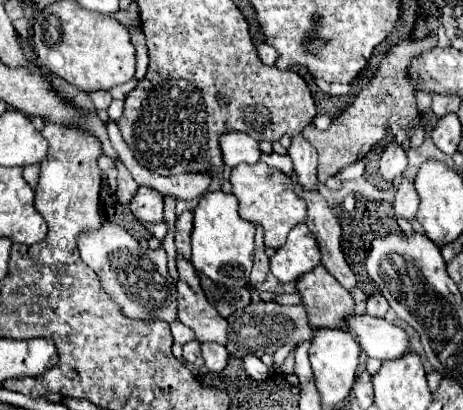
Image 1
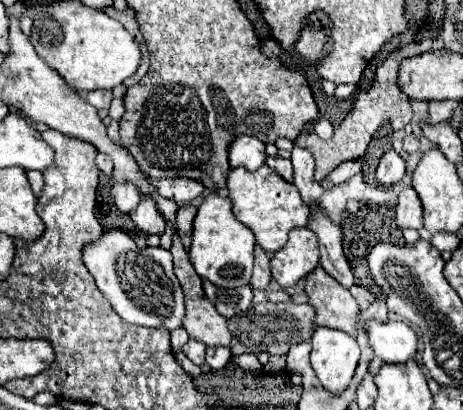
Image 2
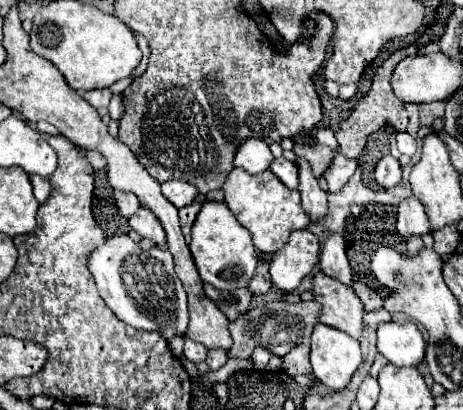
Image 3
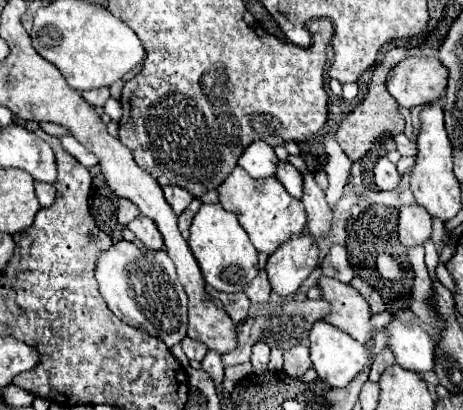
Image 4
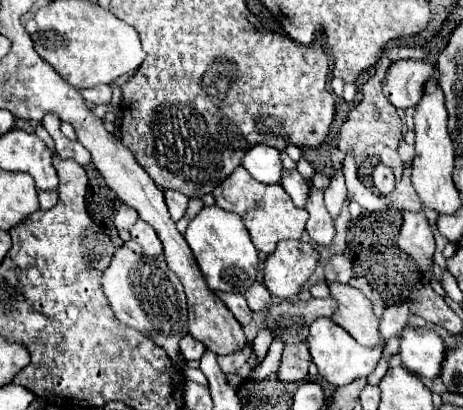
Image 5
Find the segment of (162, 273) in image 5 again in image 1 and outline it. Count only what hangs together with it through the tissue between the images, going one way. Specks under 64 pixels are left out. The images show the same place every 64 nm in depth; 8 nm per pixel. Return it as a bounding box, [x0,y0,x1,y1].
[78,224,178,324]

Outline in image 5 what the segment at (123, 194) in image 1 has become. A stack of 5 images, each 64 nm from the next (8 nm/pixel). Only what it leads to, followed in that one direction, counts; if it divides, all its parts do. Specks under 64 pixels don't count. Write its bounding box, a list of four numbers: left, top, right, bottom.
[114,204,138,230]

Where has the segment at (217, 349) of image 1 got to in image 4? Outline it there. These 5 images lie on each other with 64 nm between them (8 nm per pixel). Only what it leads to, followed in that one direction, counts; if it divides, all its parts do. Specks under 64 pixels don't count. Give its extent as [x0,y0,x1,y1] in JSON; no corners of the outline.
[202,351,224,391]

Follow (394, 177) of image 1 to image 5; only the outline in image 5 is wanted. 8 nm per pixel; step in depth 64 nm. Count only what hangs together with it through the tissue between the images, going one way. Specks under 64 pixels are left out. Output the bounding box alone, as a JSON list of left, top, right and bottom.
[372,164,394,196]

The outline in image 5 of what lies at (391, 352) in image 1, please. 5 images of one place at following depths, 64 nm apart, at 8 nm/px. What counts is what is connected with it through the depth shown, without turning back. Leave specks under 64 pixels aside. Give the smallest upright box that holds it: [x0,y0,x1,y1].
[400,326,446,378]

